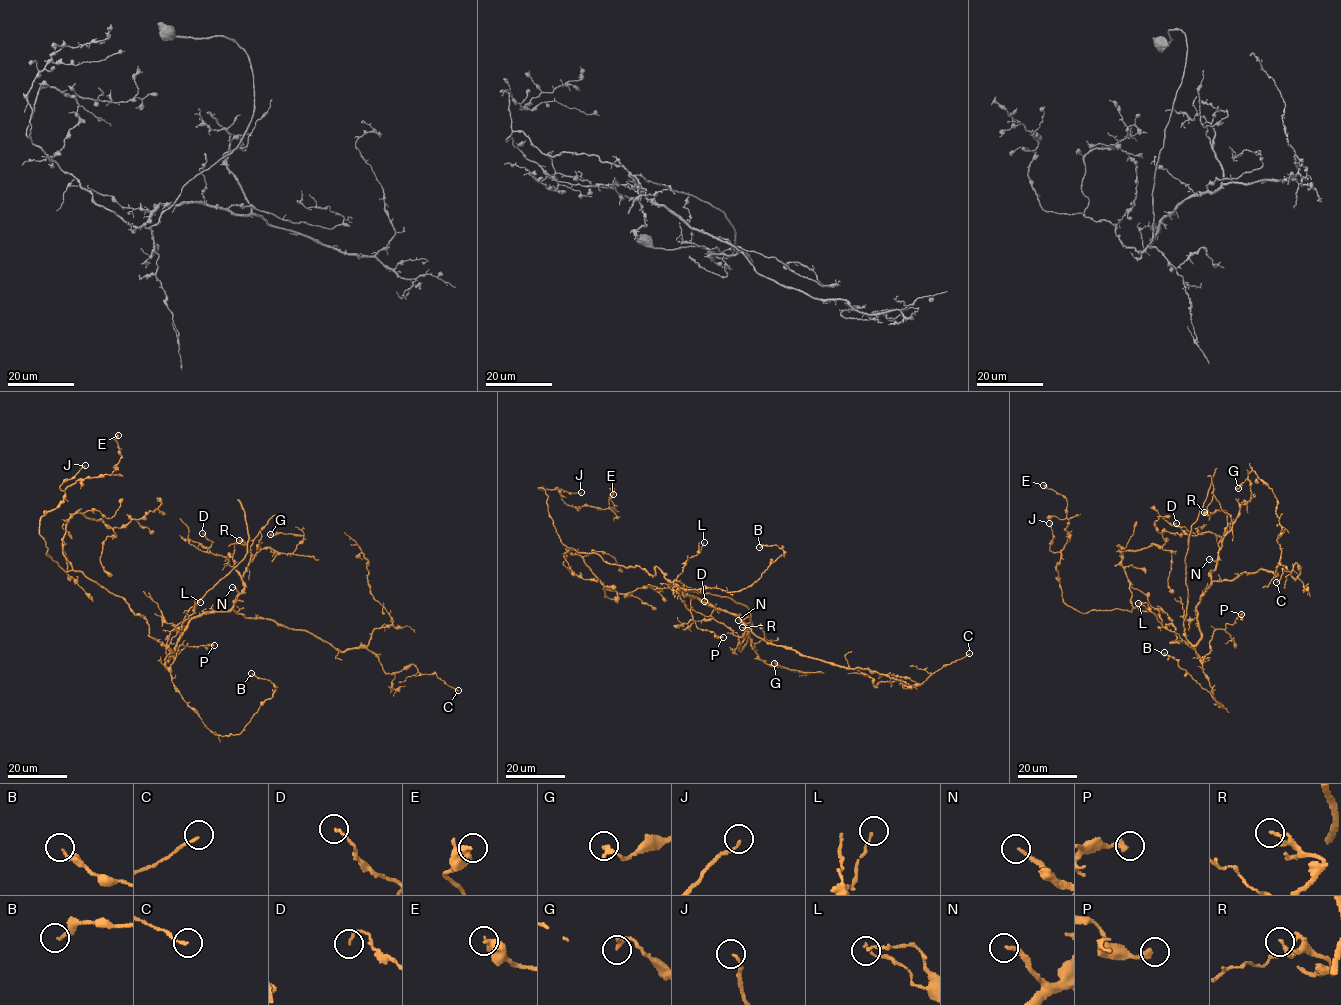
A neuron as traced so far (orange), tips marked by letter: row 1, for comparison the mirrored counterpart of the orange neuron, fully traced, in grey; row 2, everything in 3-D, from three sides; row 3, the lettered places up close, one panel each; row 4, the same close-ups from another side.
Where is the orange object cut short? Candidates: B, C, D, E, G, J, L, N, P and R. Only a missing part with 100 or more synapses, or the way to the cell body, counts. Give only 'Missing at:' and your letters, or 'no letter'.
Missing at: no letter

